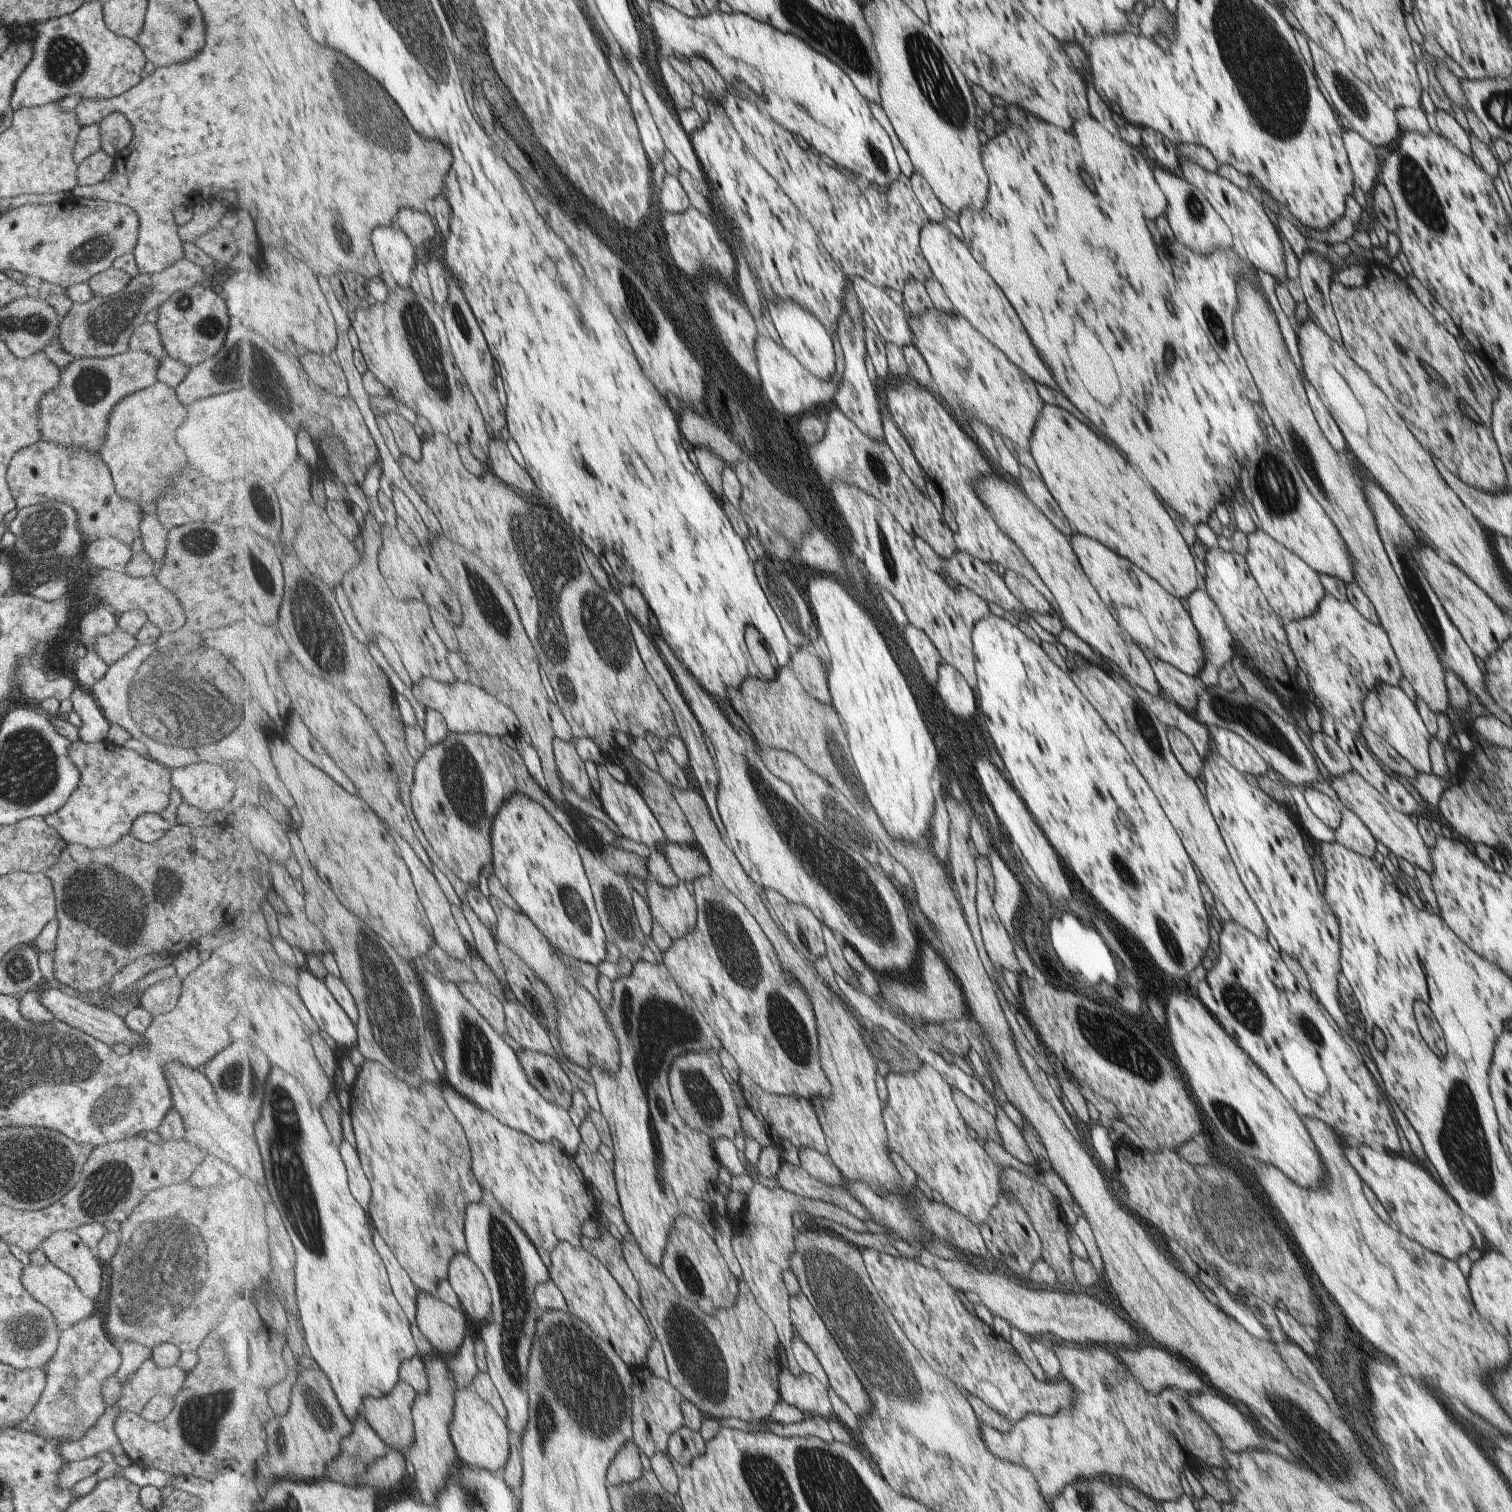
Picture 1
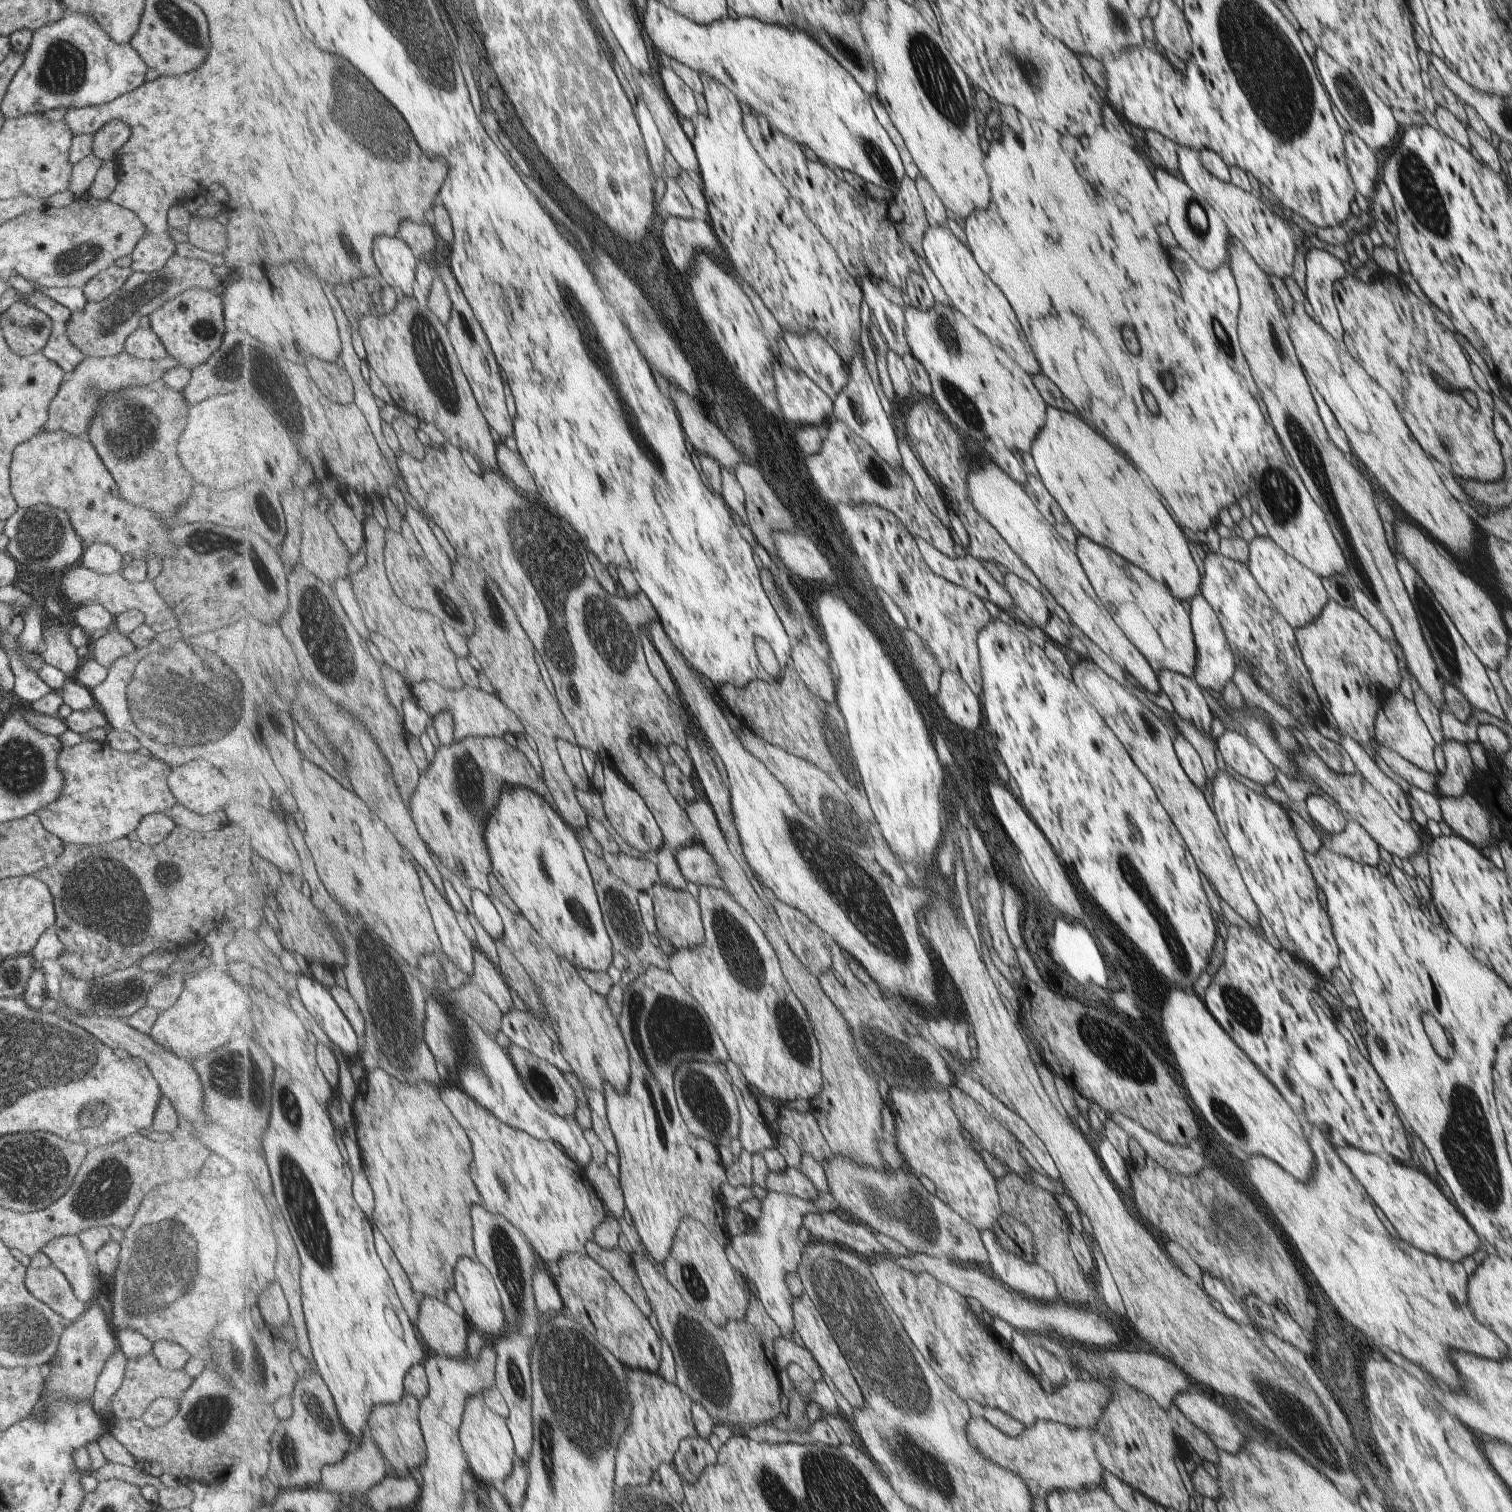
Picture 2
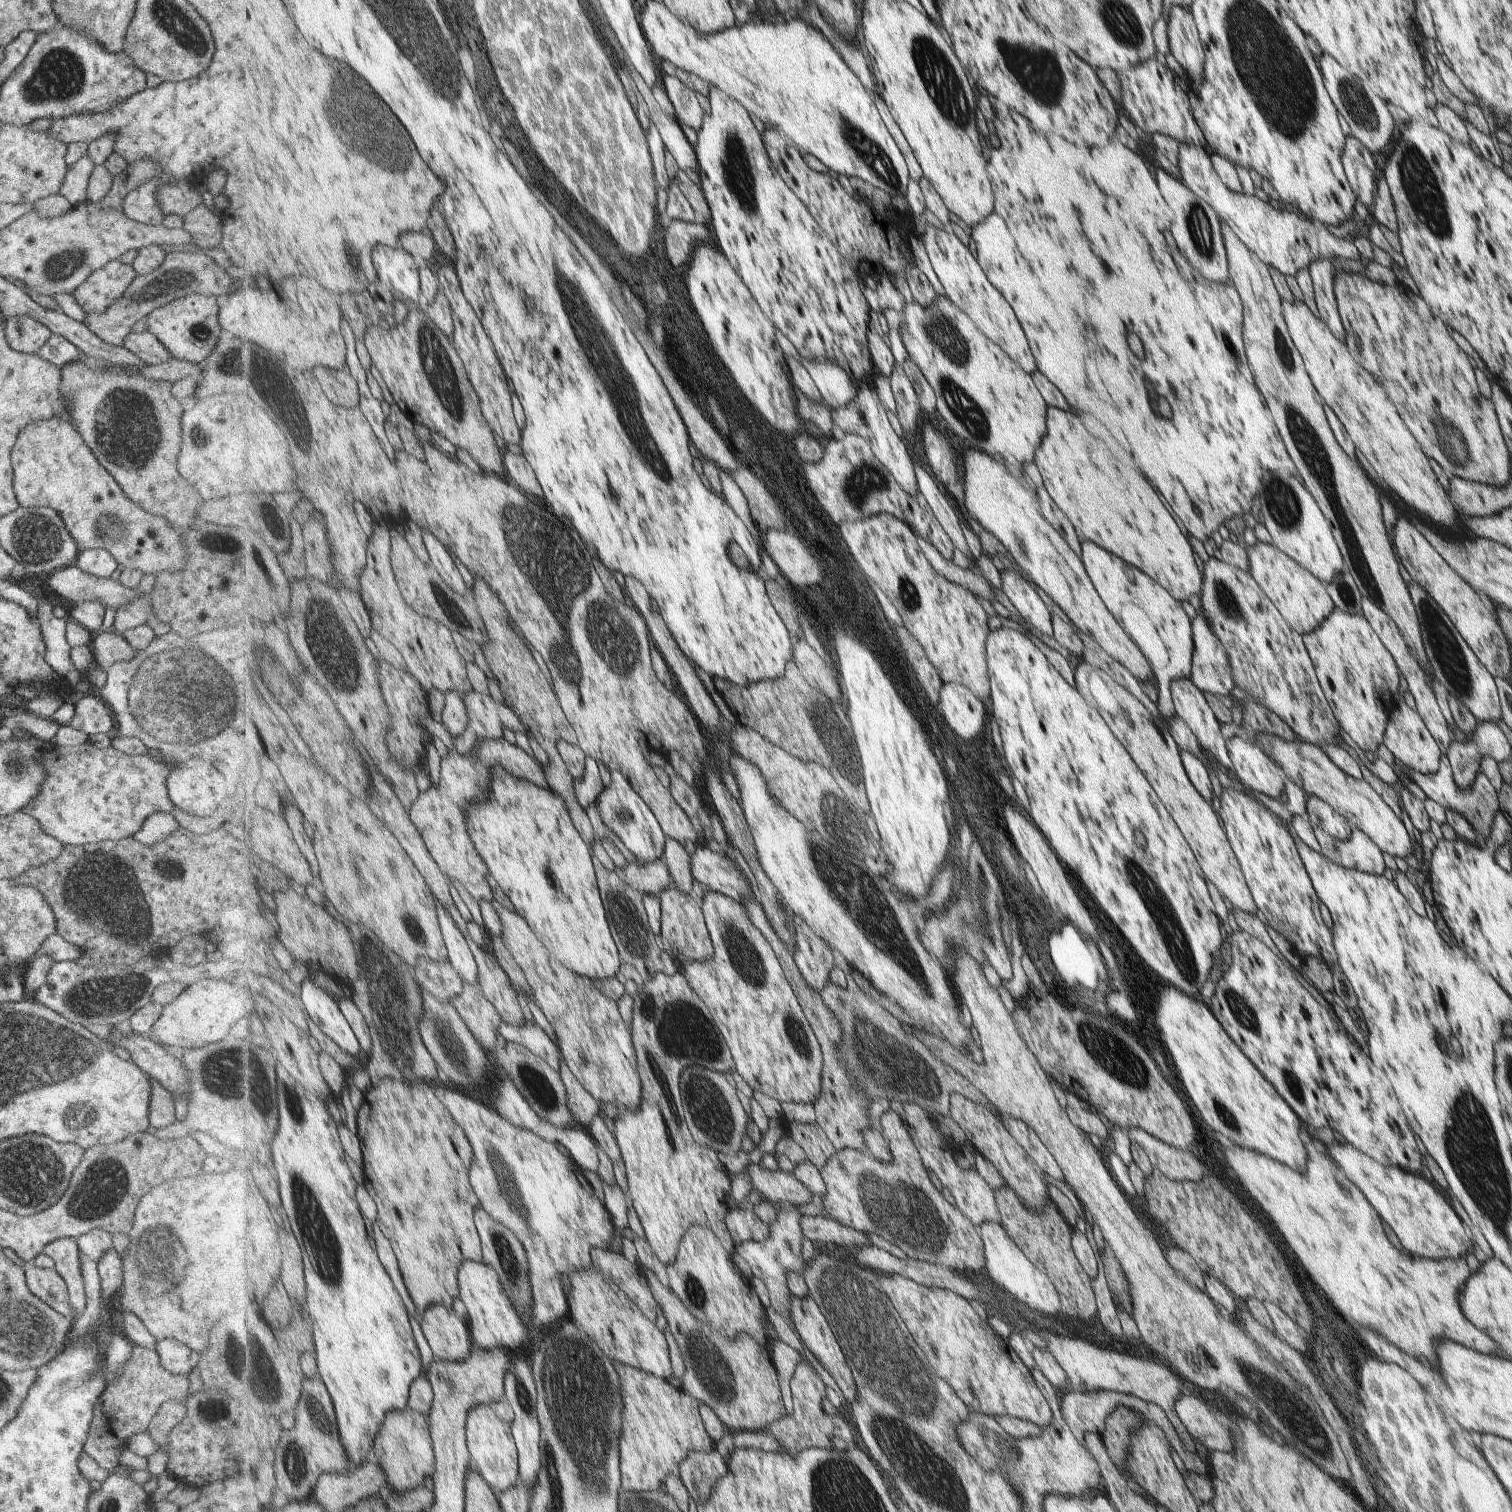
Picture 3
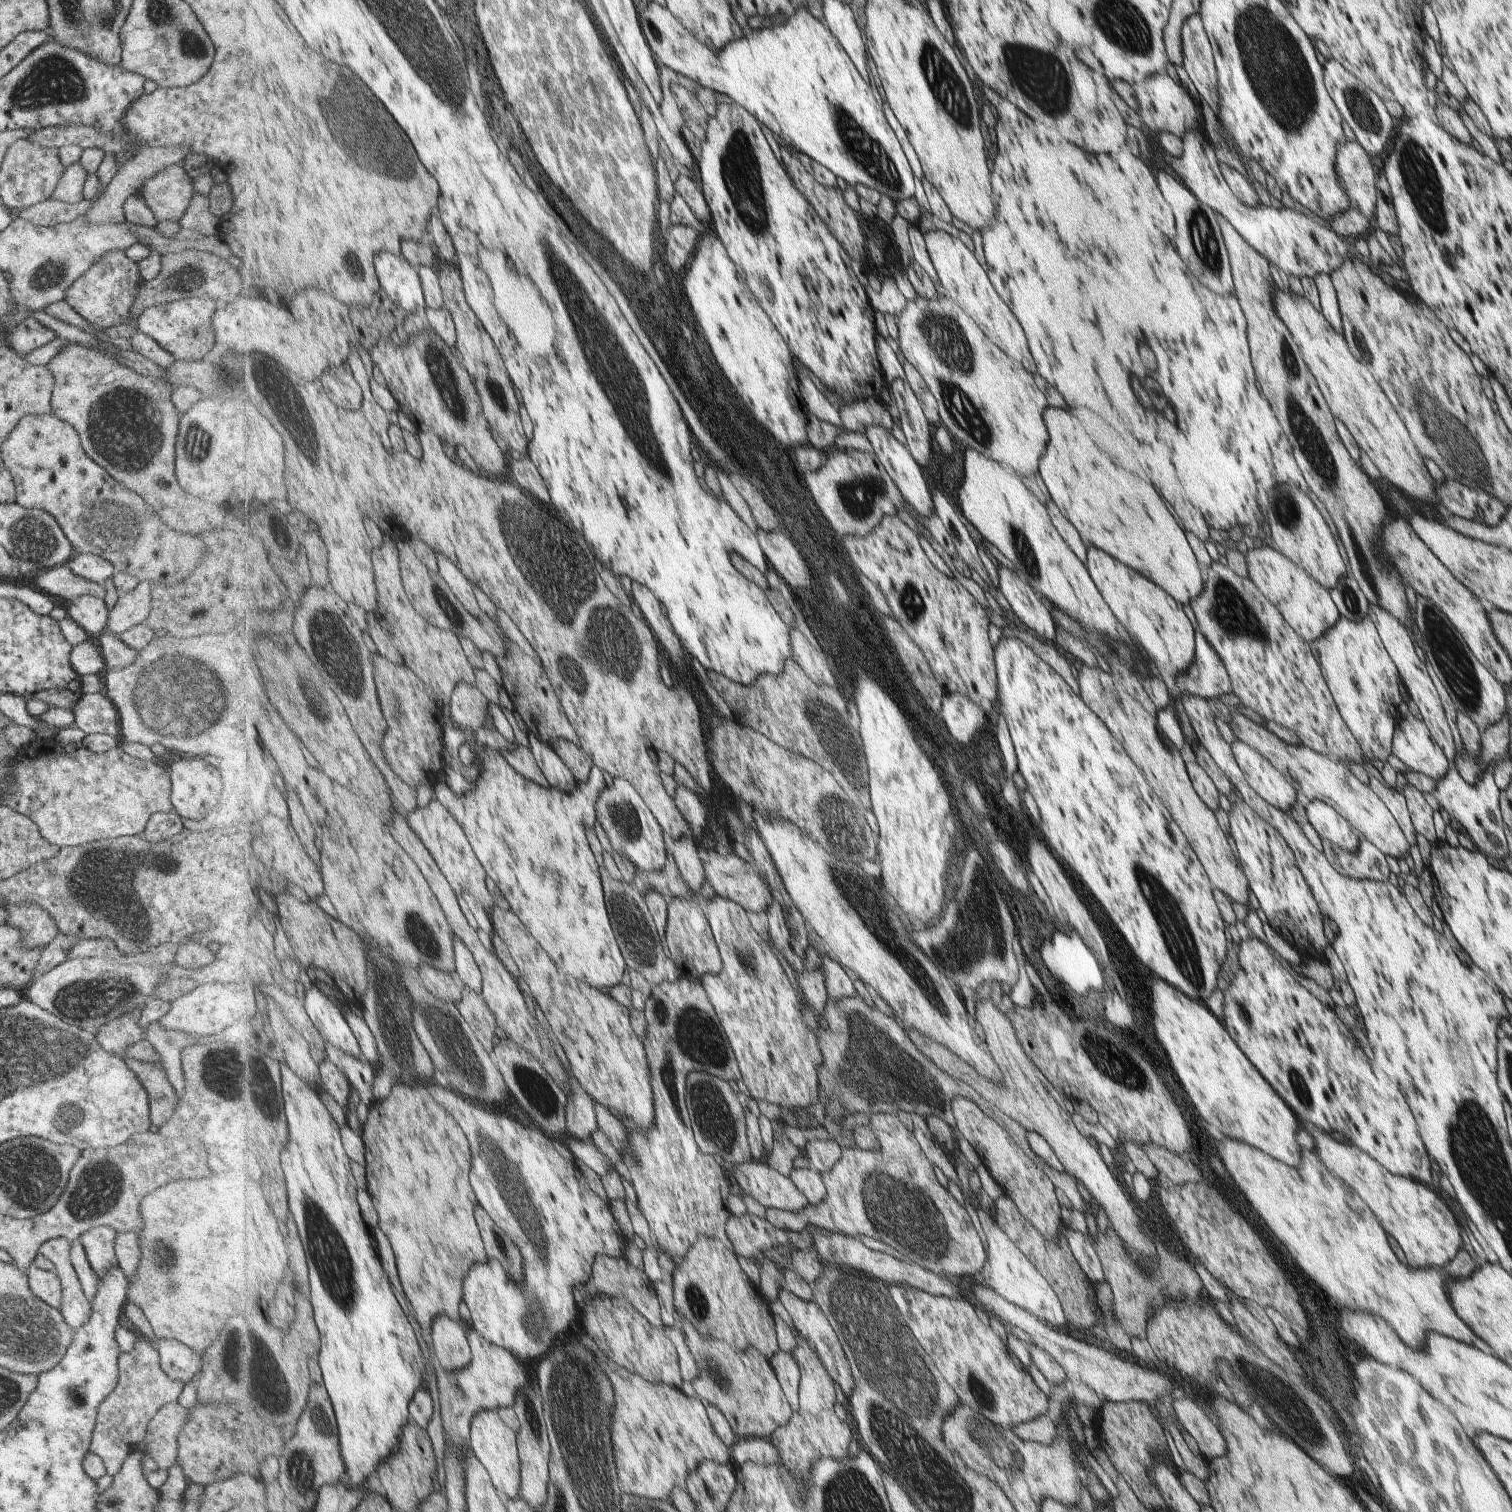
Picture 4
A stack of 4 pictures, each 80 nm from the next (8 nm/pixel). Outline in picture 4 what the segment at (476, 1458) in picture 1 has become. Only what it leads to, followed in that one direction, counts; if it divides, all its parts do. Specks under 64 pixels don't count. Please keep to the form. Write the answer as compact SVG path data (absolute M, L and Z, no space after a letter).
M494 1409L481 1410L472 1421L471 1447L475 1456L487 1468L499 1494L504 1498L517 1498L521 1493L522 1472L516 1430Z

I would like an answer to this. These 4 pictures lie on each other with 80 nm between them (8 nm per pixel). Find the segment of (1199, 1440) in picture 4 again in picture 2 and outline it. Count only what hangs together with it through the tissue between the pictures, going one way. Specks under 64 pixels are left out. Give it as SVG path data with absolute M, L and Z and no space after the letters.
M1198 1389L1179 1393L1172 1402L1191 1424L1211 1438L1216 1450L1233 1455L1245 1444L1245 1436L1232 1416Z

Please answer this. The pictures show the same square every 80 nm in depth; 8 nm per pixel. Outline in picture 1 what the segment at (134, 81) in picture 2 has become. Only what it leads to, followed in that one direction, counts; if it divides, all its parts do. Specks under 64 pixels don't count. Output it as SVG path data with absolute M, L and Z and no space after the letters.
M100 1L79 5L73 12L60 17L37 23L32 29L32 55L27 66L20 72L13 85L10 96L12 111L20 108L38 107L61 101L65 97L80 96L83 99L103 100L129 90L143 77L146 62L140 46L134 39L114 35L102 20Z

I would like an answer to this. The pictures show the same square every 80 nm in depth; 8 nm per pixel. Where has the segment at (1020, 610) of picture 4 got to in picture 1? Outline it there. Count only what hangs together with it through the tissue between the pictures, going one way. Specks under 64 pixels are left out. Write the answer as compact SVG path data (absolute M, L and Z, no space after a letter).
M1005 570L1002 576L1005 586L1011 591L1011 594L1020 602L1020 605L1029 613L1039 613L1041 615L1051 612L1047 601L1030 585L1023 576Z

